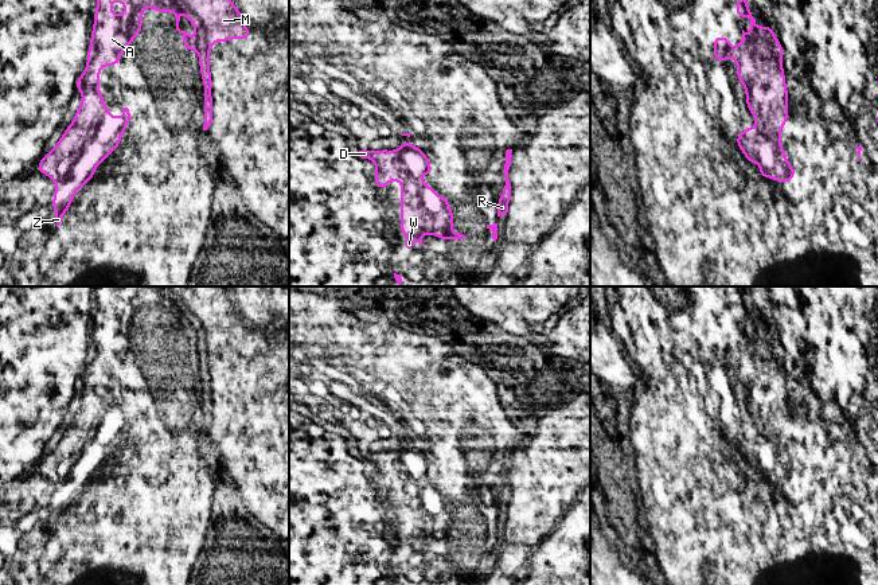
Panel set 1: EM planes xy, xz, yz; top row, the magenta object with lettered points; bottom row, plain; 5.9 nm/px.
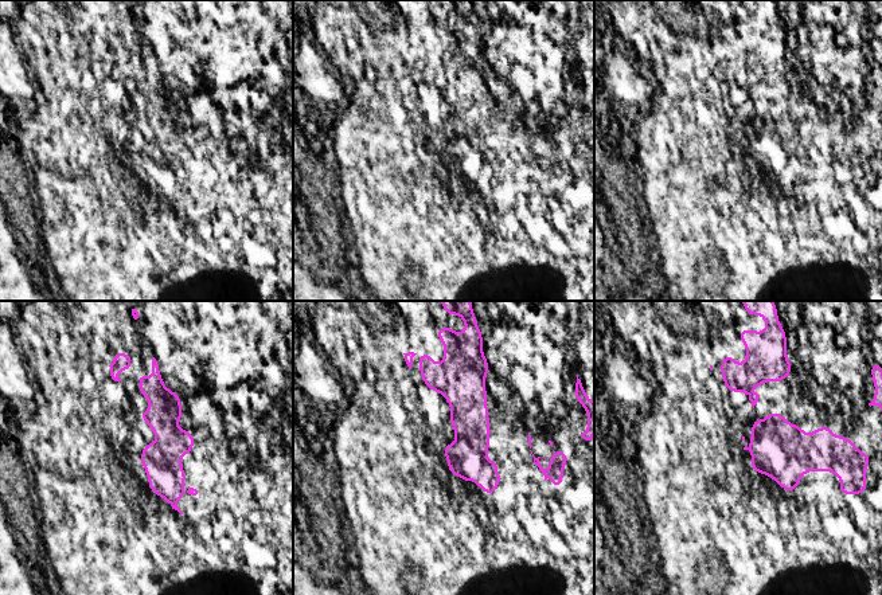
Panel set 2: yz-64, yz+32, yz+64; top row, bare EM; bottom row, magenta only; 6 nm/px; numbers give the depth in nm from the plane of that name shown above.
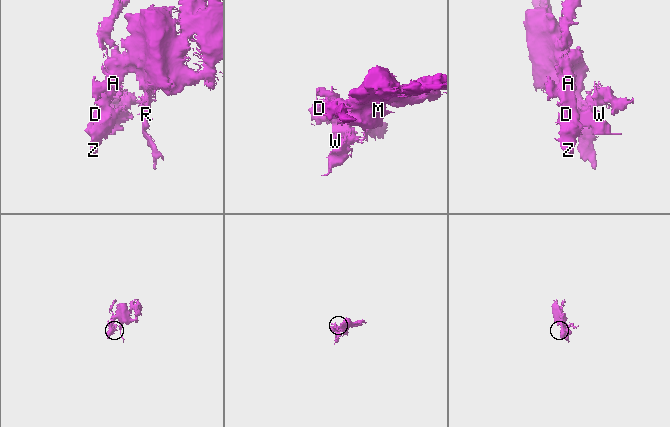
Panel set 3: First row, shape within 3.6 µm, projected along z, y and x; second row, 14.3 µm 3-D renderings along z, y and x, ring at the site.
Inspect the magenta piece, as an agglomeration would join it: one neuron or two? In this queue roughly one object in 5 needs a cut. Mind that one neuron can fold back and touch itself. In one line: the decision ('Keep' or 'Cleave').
Cleave

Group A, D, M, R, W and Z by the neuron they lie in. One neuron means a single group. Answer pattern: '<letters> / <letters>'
A D M R Z / W

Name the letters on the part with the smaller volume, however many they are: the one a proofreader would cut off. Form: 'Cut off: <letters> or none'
Cut off: W

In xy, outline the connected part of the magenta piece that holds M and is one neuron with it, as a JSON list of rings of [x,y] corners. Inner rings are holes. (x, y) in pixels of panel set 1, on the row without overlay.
[[[97,286],[97,311],[94,313],[94,327],[91,343],[87,350],[87,364],[82,377],[75,382],[75,391],[82,393],[82,403],[74,417],[73,424],[54,448],[35,468],[40,475],[52,480],[56,485],[52,498],[56,527],[74,502],[74,495],[94,479],[94,471],[99,467],[98,459],[93,459],[89,451],[89,433],[98,422],[105,401],[99,393],[99,371],[104,367],[117,367],[122,359],[121,354],[134,342],[143,329],[143,311],[152,308],[155,313],[172,312],[176,319],[176,332],[183,335],[183,350],[195,351],[199,355],[199,371],[204,387],[204,428],[207,432],[212,422],[212,378],[210,374],[210,350],[219,343],[231,340],[249,340],[251,332],[245,328],[245,317],[234,307],[223,286]],[[122,303],[124,315],[112,313],[110,304]],[[180,315],[184,315],[196,332],[194,342],[190,335],[179,329]]]

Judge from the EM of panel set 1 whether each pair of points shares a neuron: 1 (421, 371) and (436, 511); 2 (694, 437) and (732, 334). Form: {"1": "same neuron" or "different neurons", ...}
{"1": "same neuron", "2": "same neuron"}

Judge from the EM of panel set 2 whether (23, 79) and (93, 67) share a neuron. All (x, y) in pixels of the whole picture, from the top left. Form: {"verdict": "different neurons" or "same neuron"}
{"verdict": "different neurons"}

